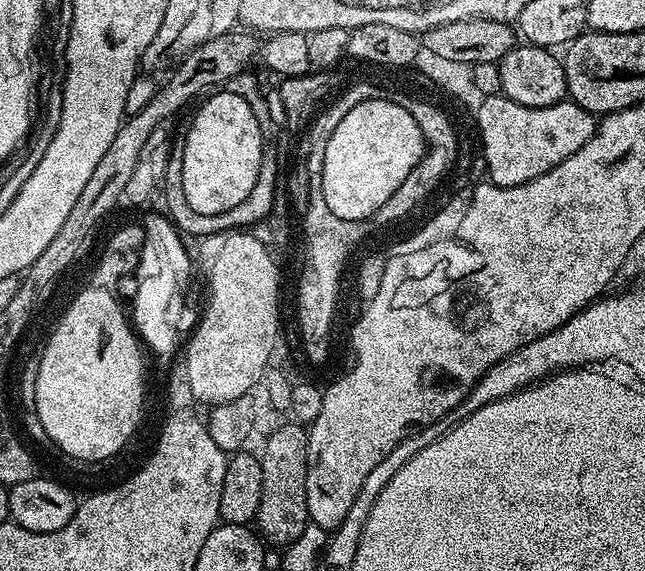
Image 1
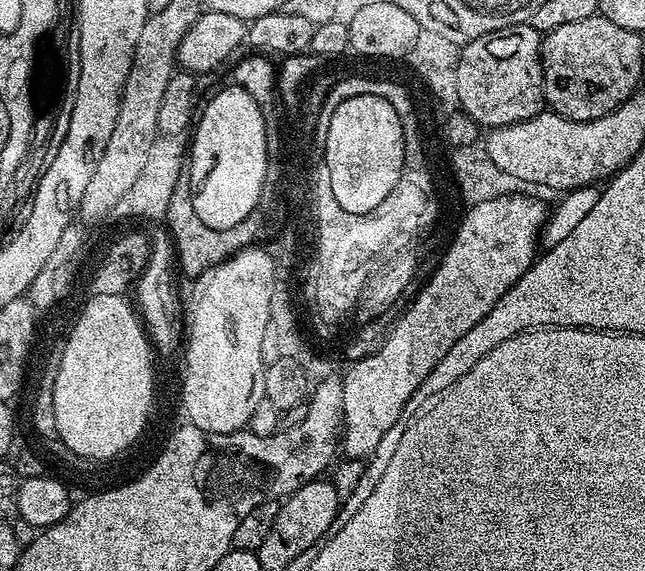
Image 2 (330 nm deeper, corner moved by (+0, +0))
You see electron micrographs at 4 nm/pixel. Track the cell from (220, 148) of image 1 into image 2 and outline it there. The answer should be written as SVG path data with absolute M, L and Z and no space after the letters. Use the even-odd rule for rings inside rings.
M227 87L205 106L201 116L199 113L195 125L196 137L190 140L190 163L186 168L190 174L195 213L206 226L214 230L226 230L227 227L237 225L254 210L270 170L270 128L266 123L265 109L264 112L260 109L261 101L250 98L244 88Z

